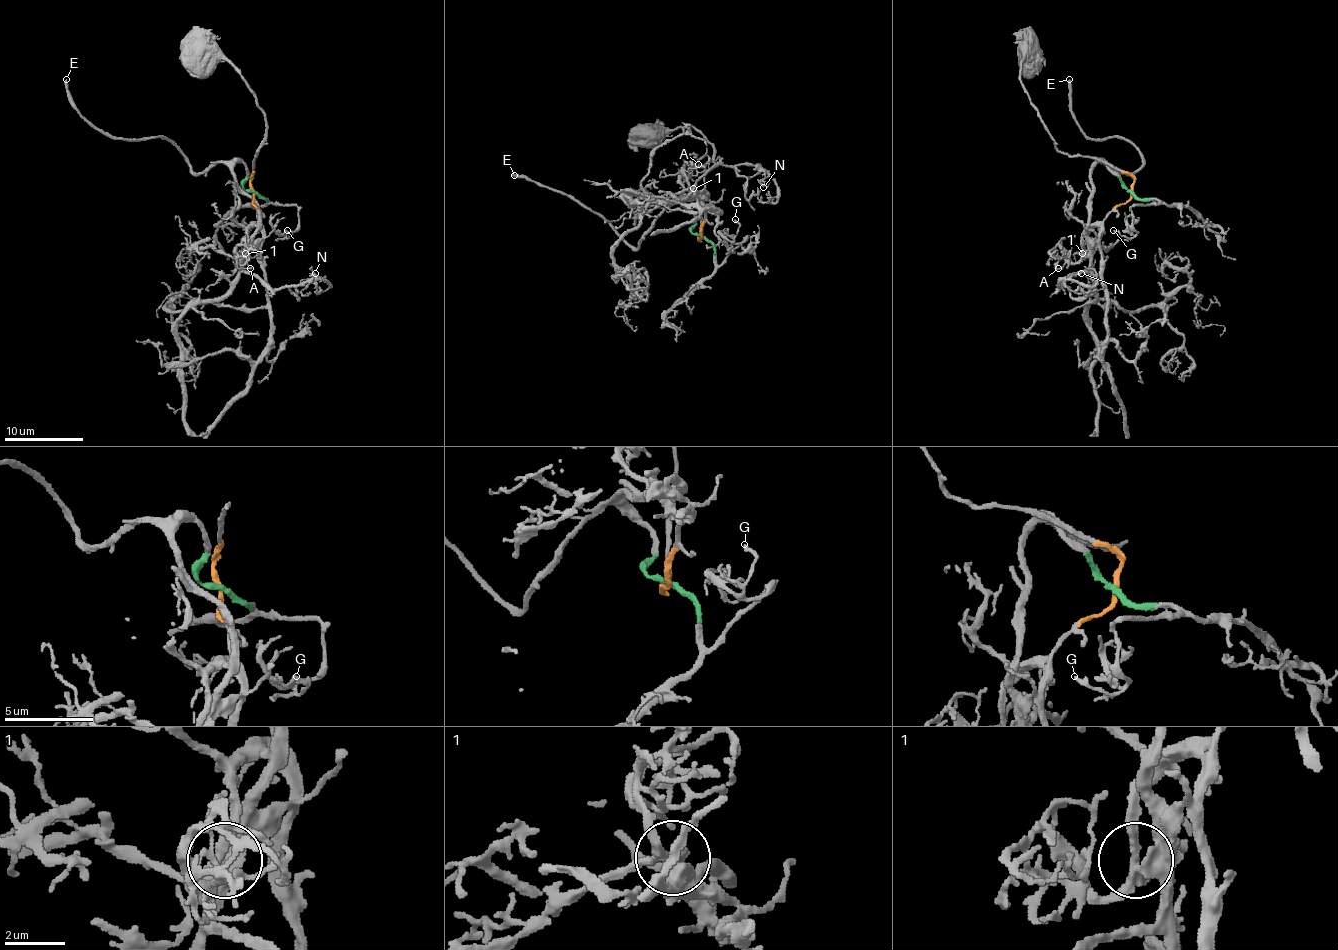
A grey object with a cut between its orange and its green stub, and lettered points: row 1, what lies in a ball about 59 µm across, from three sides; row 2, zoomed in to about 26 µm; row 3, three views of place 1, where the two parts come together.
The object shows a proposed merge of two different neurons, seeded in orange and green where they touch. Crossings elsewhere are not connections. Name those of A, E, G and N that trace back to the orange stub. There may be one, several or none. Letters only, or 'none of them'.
A

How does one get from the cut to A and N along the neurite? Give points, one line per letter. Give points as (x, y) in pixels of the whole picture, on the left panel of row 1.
A: (253, 190), (257, 220), (247, 235), (247, 249), (241, 261), (241, 267), (251, 269)
N: (253, 190), (243, 186), (241, 163), (233, 181), (259, 216), (243, 271), (272, 288), (310, 282), (315, 273)

